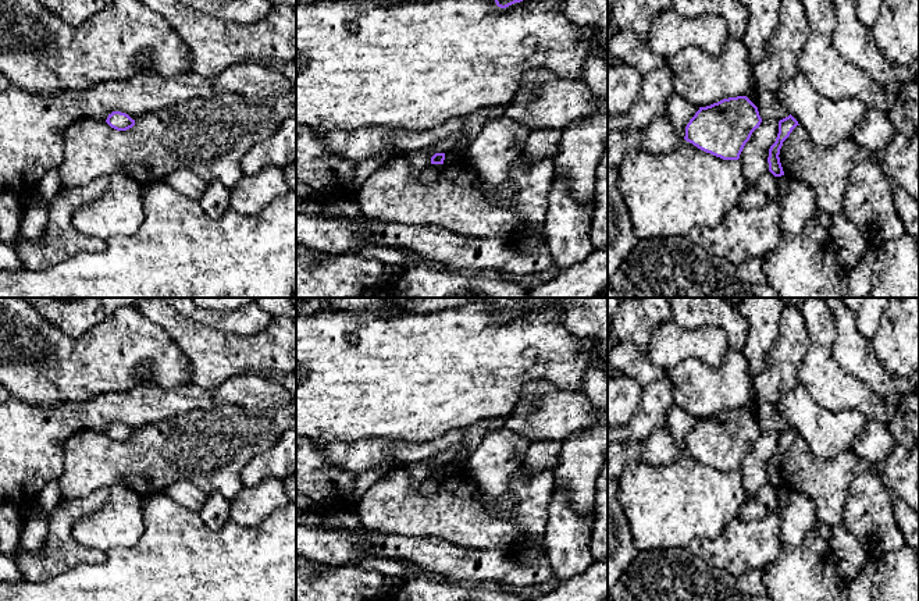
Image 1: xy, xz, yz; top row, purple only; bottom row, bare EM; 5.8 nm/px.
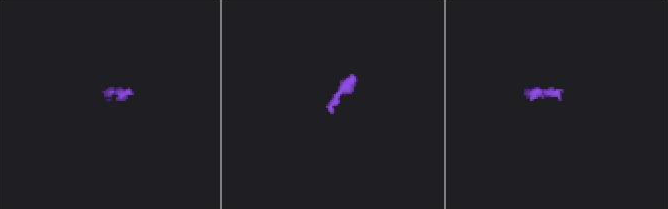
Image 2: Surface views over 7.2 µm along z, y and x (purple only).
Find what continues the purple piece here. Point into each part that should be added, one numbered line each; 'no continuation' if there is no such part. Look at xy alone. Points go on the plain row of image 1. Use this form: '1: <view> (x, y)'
no continuation

